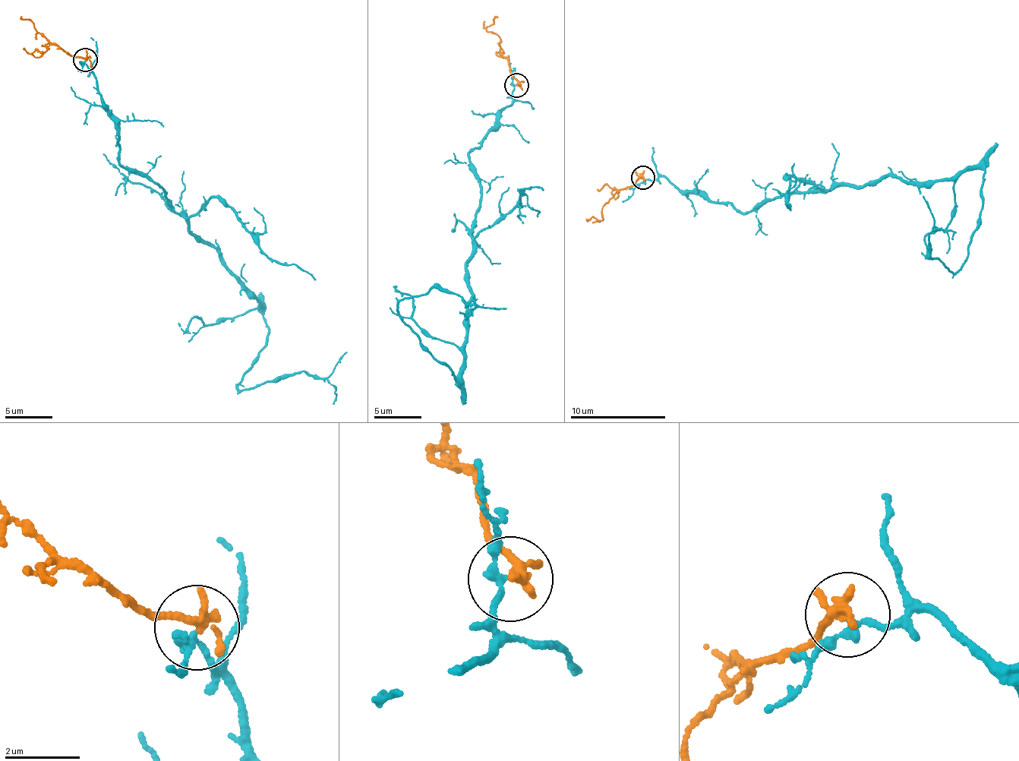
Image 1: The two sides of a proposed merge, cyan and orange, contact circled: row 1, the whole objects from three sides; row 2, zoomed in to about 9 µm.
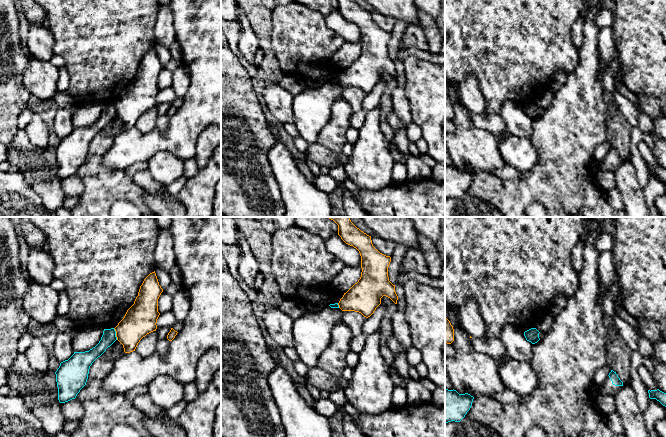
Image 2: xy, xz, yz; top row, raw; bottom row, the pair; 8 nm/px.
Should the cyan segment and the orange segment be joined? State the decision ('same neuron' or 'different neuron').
different neuron

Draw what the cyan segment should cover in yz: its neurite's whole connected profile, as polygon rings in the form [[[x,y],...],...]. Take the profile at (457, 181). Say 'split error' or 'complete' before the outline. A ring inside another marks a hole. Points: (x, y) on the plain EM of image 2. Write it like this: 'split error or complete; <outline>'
complete; [[[445,165],[445,200],[460,198],[472,182],[474,173],[468,169],[459,170],[456,166]]]

